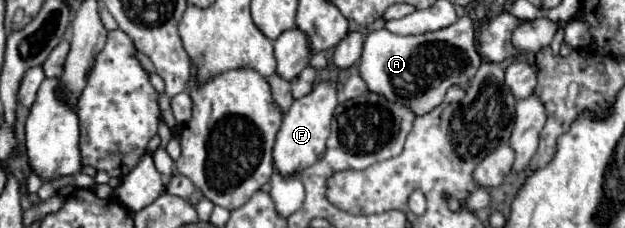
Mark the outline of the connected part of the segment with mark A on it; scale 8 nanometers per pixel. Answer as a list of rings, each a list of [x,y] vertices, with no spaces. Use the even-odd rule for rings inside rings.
[[[461,16],[449,28],[421,36],[397,36],[385,28],[369,32],[359,62],[359,74],[371,92],[381,92],[389,100],[401,100],[421,116],[441,104],[449,86],[457,84],[467,88],[479,66],[481,56],[475,46],[475,24],[471,18]]]

